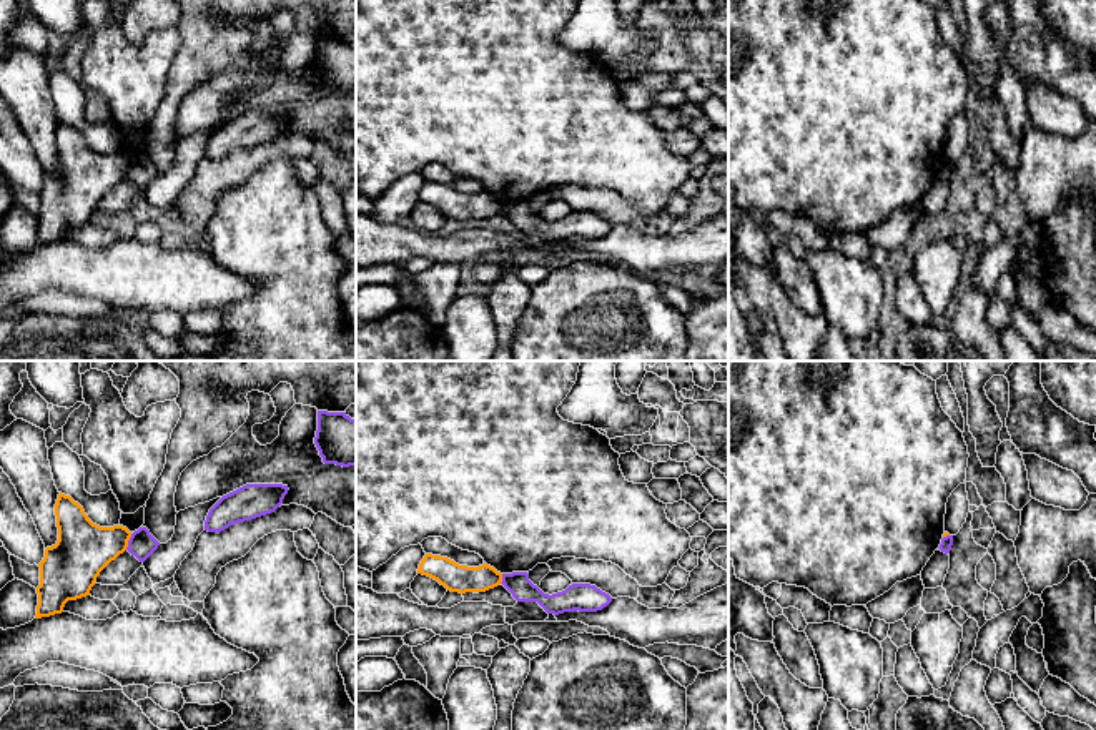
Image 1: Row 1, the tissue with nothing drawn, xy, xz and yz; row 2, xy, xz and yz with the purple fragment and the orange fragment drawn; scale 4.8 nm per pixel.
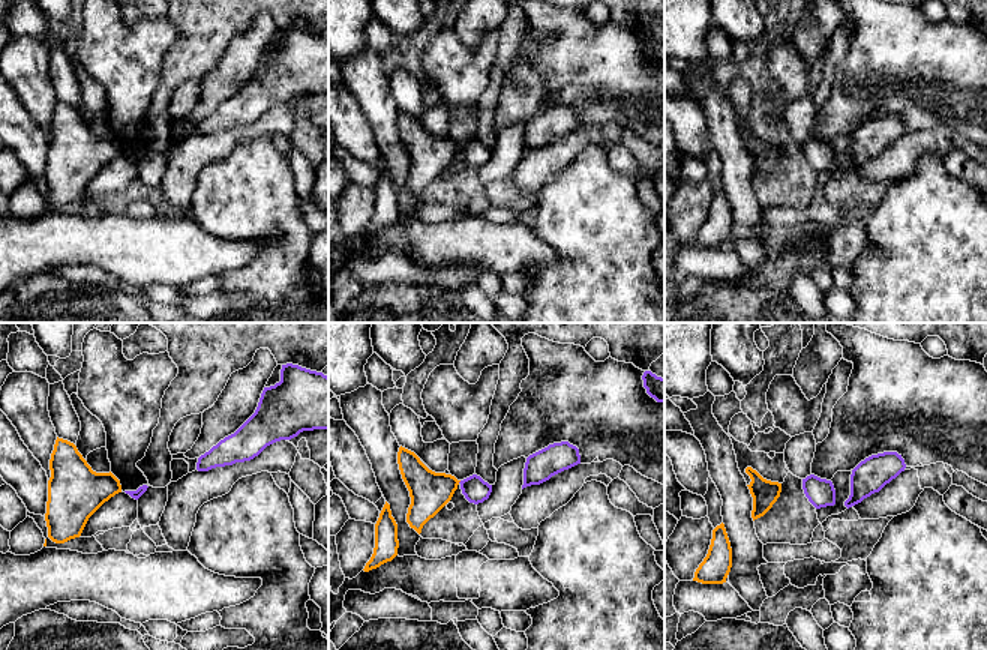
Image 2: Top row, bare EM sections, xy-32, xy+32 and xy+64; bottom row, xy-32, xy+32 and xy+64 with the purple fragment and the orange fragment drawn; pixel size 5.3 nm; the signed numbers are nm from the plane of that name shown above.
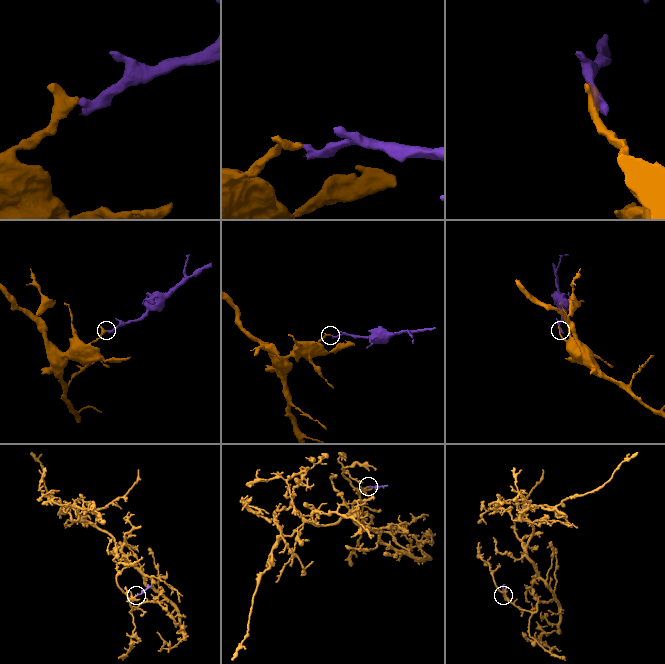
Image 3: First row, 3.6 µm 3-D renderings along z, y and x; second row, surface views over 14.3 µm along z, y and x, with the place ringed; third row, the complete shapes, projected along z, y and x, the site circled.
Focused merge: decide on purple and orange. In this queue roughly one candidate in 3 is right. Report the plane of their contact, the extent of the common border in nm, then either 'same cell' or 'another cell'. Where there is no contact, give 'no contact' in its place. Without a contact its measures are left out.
meets purple in xy; contact 90 nm long; another cell

